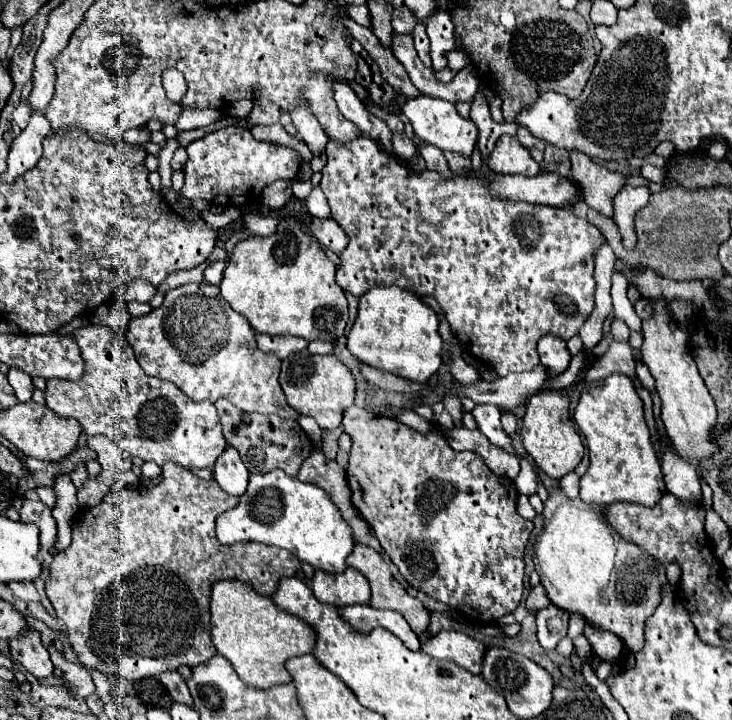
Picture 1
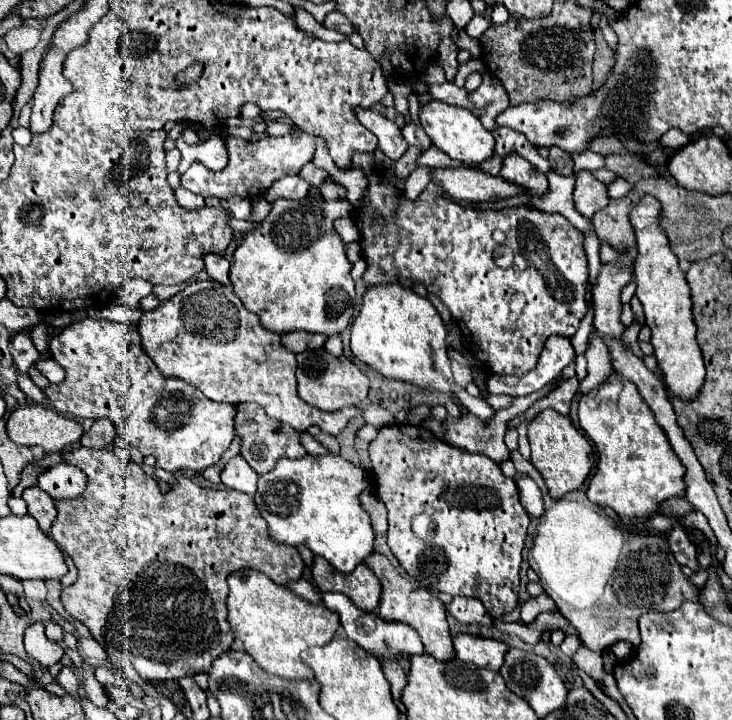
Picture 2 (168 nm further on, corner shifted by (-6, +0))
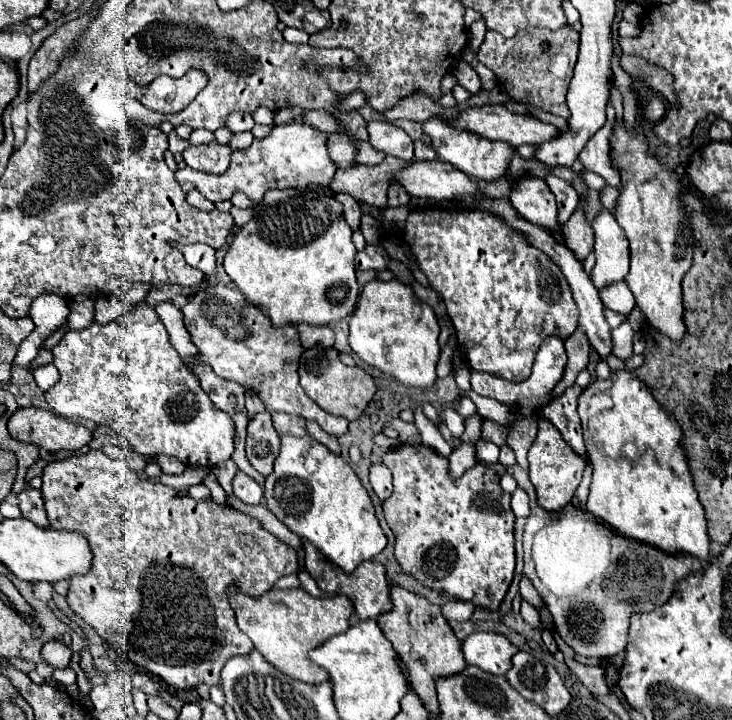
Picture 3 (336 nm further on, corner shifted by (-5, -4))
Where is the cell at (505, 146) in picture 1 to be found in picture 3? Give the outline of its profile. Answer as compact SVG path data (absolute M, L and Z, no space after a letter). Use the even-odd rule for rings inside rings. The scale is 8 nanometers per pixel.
M531 176L531 180L523 180L523 184L515 184L515 188L511 188L509 200L513 208L531 224L537 224L551 232L561 230L561 224L557 220L555 196L543 178Z

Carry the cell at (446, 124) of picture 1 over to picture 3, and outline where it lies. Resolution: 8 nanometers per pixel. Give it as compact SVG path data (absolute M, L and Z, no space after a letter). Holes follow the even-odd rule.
M439 116L427 120L423 126L425 126L425 134L431 138L439 158L453 164L455 168L459 168L467 176L473 176L473 178L479 178L479 180L497 180L499 176L505 176L505 172L509 168L509 162L513 158L513 152L515 152L511 144L493 142L493 140L481 138L473 132L455 130L449 124L445 124Z

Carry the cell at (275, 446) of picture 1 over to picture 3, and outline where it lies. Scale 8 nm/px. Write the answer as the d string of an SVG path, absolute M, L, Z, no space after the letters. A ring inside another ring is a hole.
M269 412L255 414L247 424L247 458L249 458L249 462L253 464L255 470L269 476L273 472L273 460L277 454L279 454L279 434L275 432L275 428L271 424L271 414Z

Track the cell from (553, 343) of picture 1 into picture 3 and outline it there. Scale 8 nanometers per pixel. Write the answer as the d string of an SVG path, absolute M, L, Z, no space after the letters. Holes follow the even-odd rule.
M547 336L547 340L543 340L543 344L537 350L533 372L531 372L531 376L527 380L523 380L523 382L507 382L503 378L495 378L495 376L485 374L485 372L473 372L471 388L481 396L495 398L497 402L509 406L511 410L515 406L515 408L531 408L531 410L539 412L543 406L549 404L551 392L553 392L555 384L561 380L565 364L567 364L567 356L565 356L565 348L563 348L563 340L559 336Z

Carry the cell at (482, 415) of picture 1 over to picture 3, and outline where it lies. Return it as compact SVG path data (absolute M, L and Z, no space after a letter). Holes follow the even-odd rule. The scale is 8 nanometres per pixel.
M371 280L359 294L357 306L349 322L349 344L353 352L369 366L391 374L405 386L433 386L437 380L439 362L439 324L435 312L427 308L413 292L411 286L399 280Z

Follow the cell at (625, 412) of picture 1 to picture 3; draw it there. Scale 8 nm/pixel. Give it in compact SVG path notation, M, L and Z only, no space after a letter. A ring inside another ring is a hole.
M615 370L609 380L595 380L579 396L579 416L583 426L583 440L587 456L593 466L593 480L587 496L587 510L615 528L621 536L641 540L667 554L687 552L697 556L705 564L709 562L709 536L703 506L699 504L697 490L687 460L687 452L681 446L681 426L663 406L651 396L647 384L643 384L633 372Z

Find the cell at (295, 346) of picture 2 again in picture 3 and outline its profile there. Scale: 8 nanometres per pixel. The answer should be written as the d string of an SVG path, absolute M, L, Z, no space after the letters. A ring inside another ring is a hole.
M299 324L301 344L303 348L311 346L333 346L335 332L329 326L311 326L311 324Z

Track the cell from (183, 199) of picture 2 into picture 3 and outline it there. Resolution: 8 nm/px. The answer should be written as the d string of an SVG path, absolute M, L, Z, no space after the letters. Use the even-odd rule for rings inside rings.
M191 190L189 194L187 194L187 200L195 206L195 208L199 208L199 210L213 210L215 208L215 204L213 202L209 202L201 192L197 192L197 190Z

